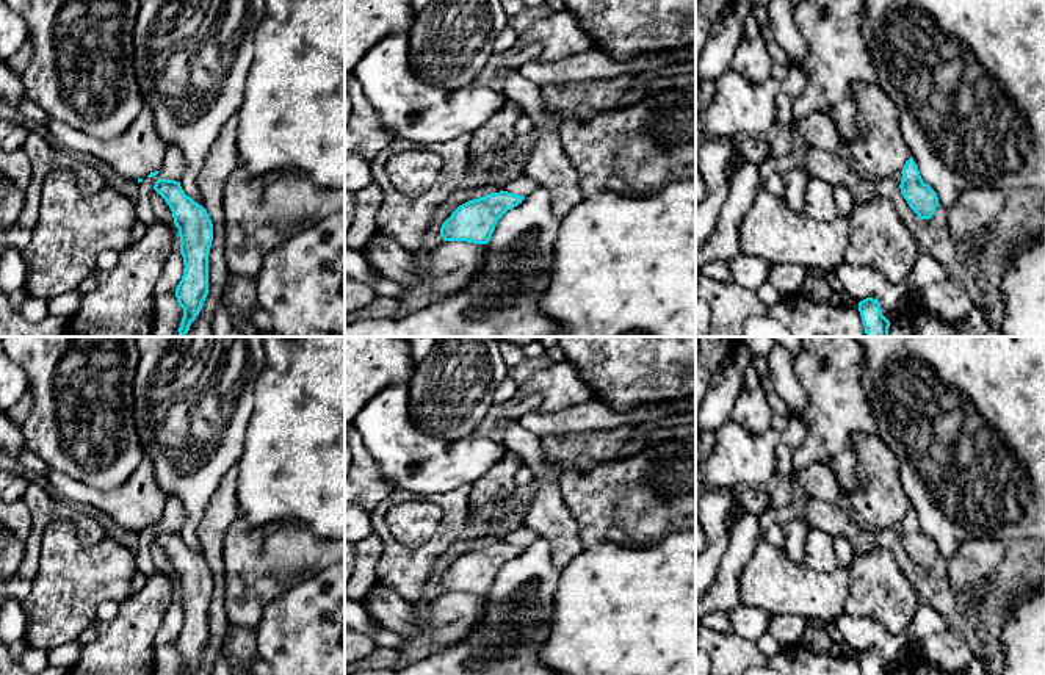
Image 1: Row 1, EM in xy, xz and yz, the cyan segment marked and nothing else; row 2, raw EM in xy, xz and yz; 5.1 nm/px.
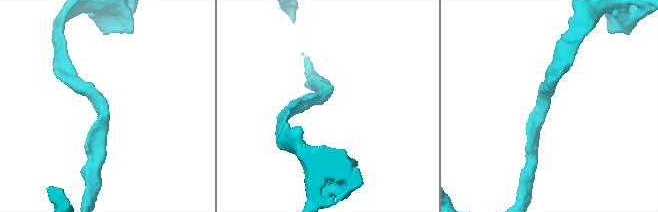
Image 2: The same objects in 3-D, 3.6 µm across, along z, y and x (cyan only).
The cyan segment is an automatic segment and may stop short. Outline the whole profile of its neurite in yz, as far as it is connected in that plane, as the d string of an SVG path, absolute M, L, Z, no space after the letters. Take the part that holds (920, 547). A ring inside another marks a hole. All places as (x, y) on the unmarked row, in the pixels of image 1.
M910 507L902 522L901 543L909 558L918 565L920 570L932 569L935 559L940 556L937 543L923 532L918 517Z

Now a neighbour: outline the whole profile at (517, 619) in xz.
M539 536L498 570L486 595L483 619L465 639L400 670L357 670L349 675L558 675L544 666L541 650L551 630L559 575L551 564L550 543Z

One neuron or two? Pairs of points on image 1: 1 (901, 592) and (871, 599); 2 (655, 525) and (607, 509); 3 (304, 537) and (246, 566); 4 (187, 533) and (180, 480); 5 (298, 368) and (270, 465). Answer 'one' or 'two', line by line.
1: one
2: one
3: one
4: one
5: one

